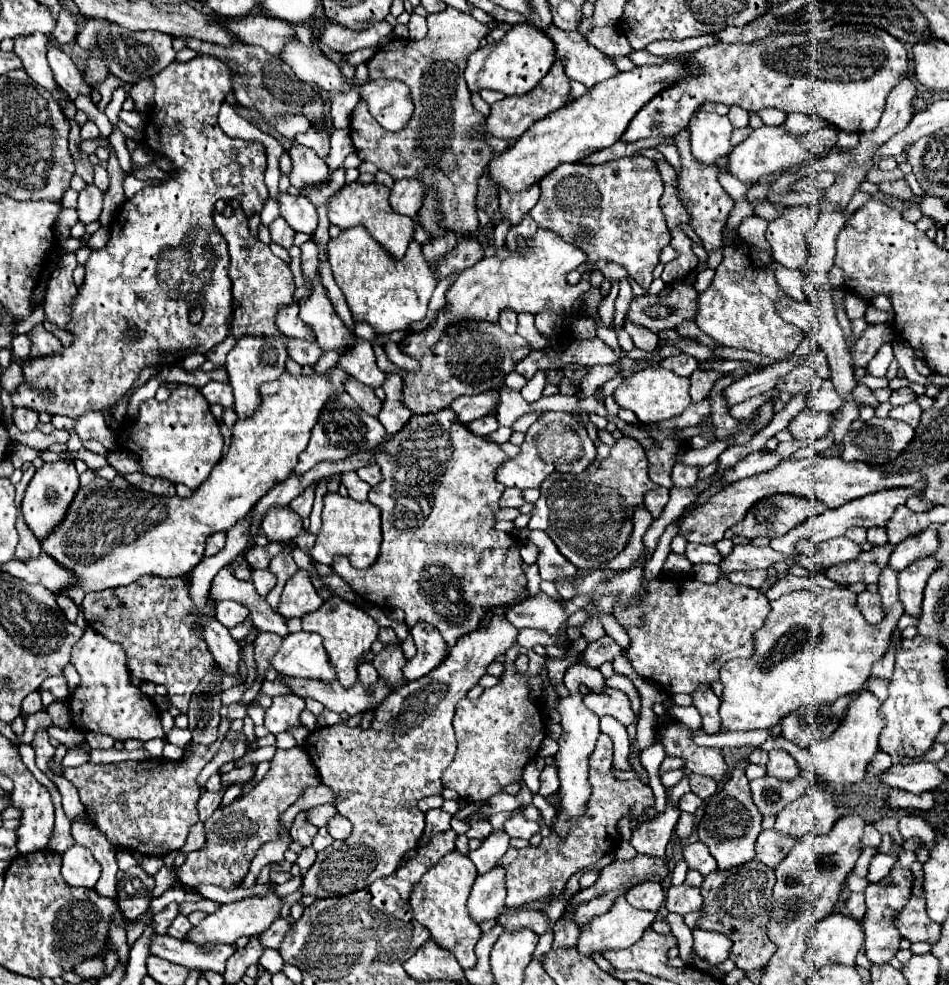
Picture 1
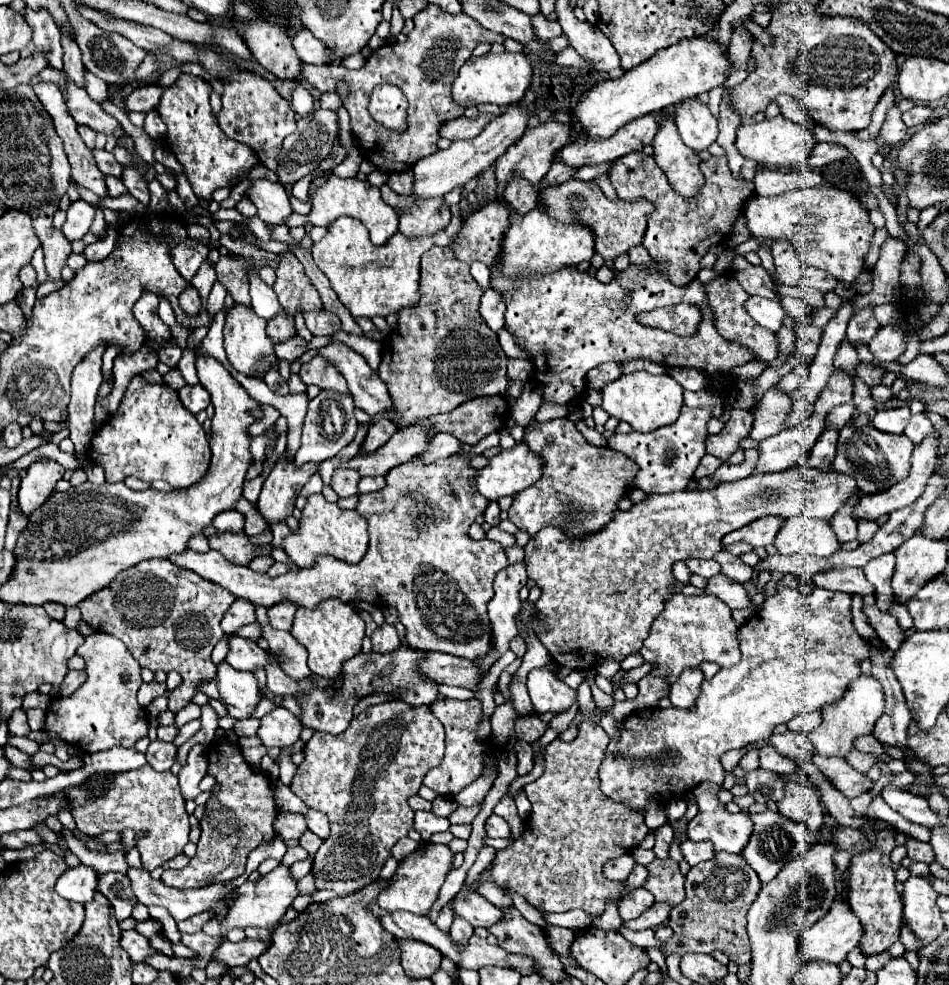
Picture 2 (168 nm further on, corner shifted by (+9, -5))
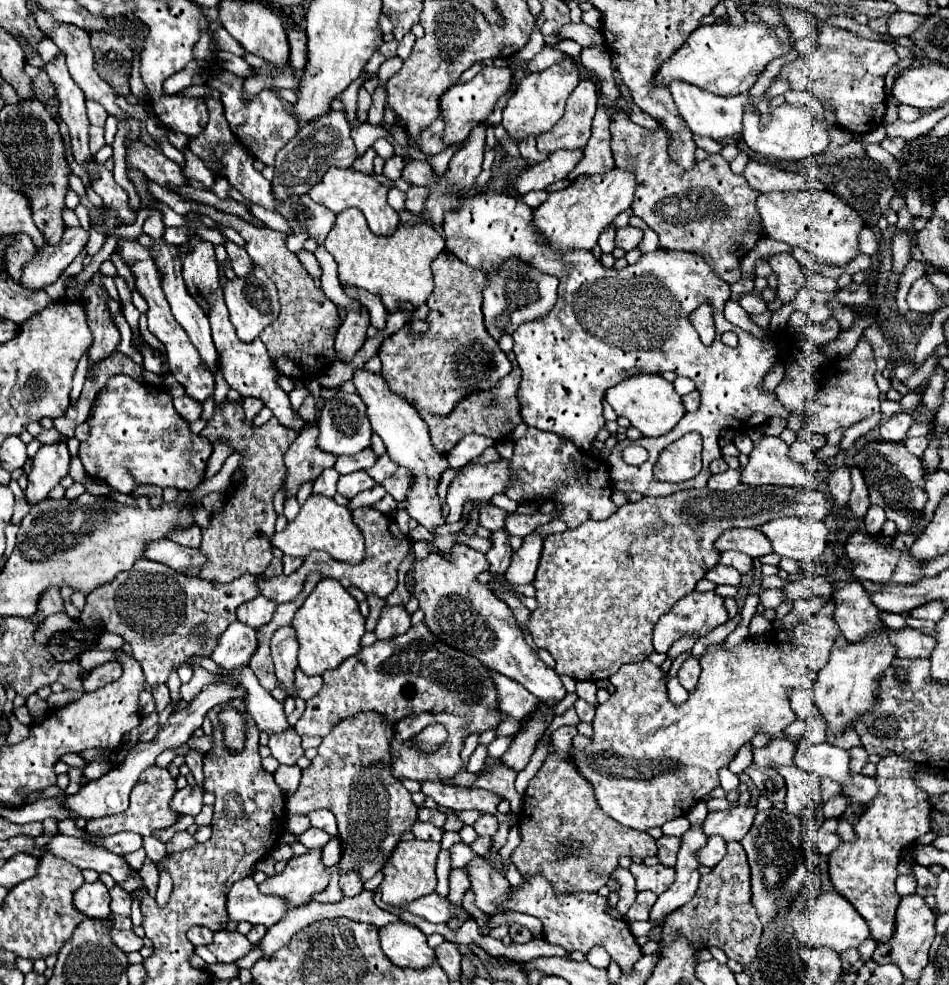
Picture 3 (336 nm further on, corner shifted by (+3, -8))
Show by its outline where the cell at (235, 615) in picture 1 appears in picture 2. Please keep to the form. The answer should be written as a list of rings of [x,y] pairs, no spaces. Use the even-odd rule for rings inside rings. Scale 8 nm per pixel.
[[[236,598],[236,602],[228,608],[228,612],[222,618],[222,630],[226,634],[236,632],[238,628],[254,622],[254,604],[250,600]]]

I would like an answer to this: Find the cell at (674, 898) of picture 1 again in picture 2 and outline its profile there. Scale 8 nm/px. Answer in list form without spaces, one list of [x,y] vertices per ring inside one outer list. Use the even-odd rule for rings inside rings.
[[[654,858],[646,866],[646,870],[648,878],[644,888],[654,894],[656,902],[670,902],[674,906],[684,900],[684,876],[678,868],[678,862],[674,862],[672,858]]]

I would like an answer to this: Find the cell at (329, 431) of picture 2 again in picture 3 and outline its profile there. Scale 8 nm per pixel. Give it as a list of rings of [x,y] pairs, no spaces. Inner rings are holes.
[[[338,391],[336,397],[328,399],[320,419],[318,419],[318,447],[332,455],[354,455],[360,453],[364,447],[370,445],[372,427],[368,417],[364,415],[364,403],[356,393],[342,393]]]

